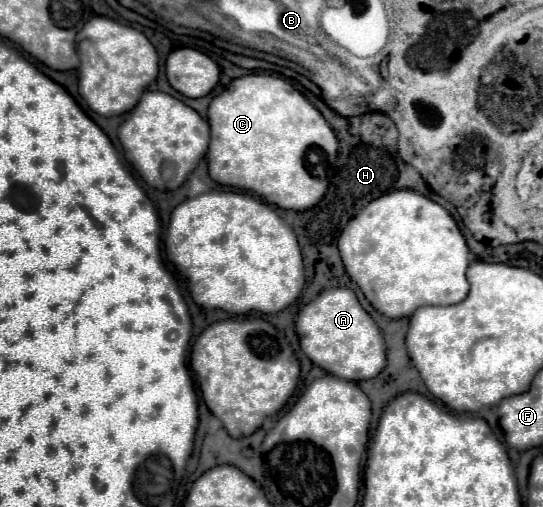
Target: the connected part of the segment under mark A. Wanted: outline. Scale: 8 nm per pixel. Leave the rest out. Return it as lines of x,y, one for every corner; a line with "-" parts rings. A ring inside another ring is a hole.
330,288
308,302
296,318
302,352
326,372
352,382
376,378
386,366
386,346
372,316
360,306
350,288
-
384,356
384,362
382,362

